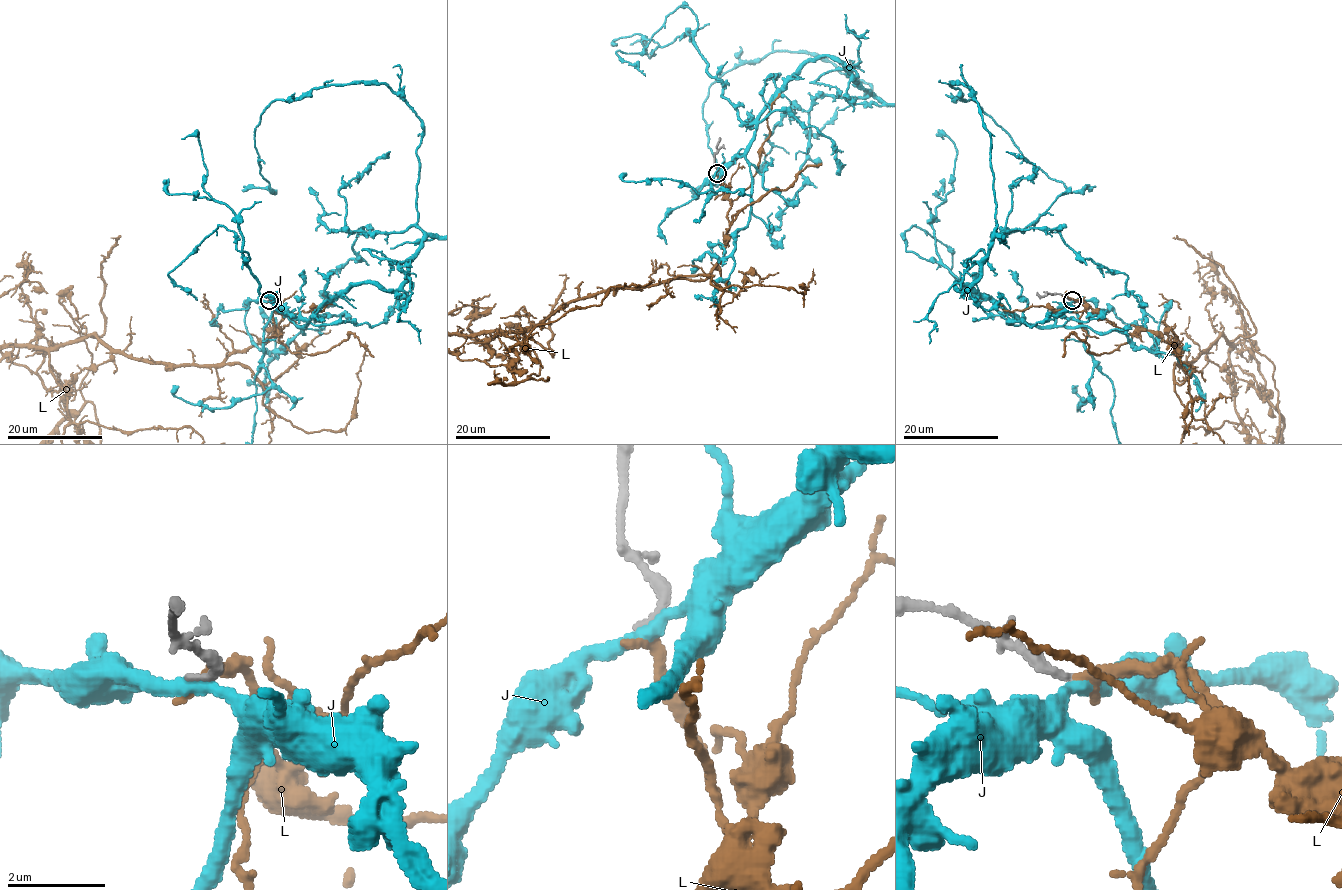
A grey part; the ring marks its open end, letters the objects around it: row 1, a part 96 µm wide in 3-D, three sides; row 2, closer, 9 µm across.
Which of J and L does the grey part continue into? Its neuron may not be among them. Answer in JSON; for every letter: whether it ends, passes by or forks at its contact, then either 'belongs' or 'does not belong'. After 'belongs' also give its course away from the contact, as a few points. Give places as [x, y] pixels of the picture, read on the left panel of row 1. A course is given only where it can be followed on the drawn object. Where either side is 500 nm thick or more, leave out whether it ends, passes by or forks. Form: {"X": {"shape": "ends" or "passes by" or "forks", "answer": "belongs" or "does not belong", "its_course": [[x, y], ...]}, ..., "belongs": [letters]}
{"J": {"shape": "passes by", "answer": "does not belong"}, "L": {"shape": "ends", "answer": "belongs"}, "belongs": ["L"]}

